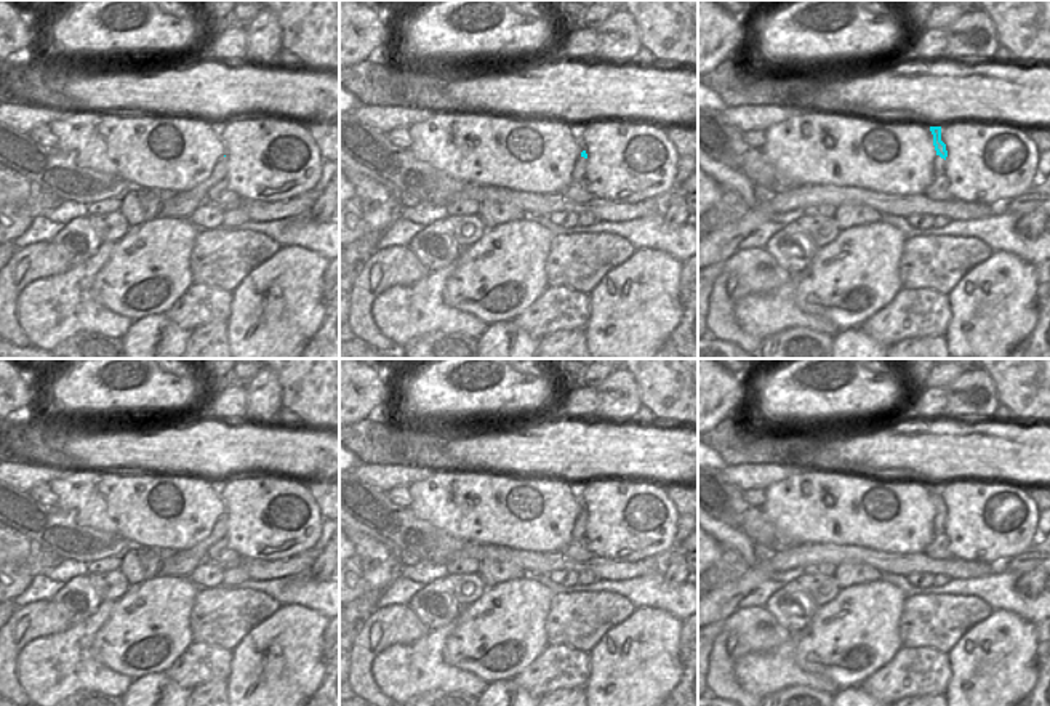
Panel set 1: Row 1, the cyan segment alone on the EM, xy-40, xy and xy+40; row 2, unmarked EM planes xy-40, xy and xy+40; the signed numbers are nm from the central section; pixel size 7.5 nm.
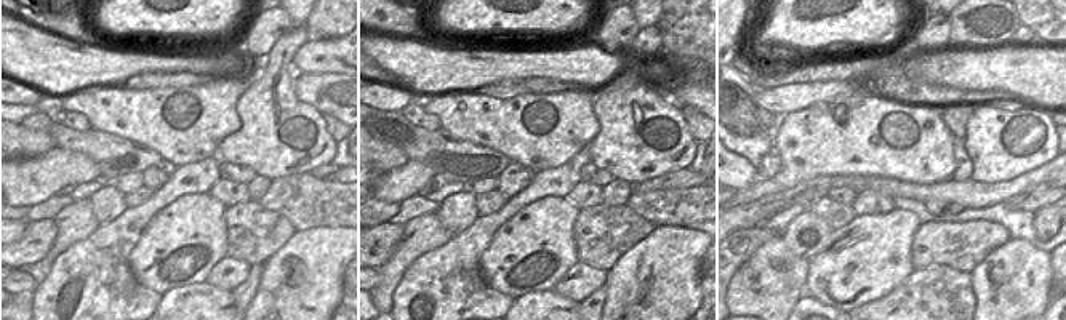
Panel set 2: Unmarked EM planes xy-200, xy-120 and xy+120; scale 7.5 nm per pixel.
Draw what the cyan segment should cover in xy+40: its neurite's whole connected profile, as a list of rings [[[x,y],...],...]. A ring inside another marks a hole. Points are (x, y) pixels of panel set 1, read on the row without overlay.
[[[930,485],[930,490],[933,493],[933,504],[936,509],[933,530],[935,533],[943,533],[946,525],[948,509],[946,503],[941,499],[941,485]]]

